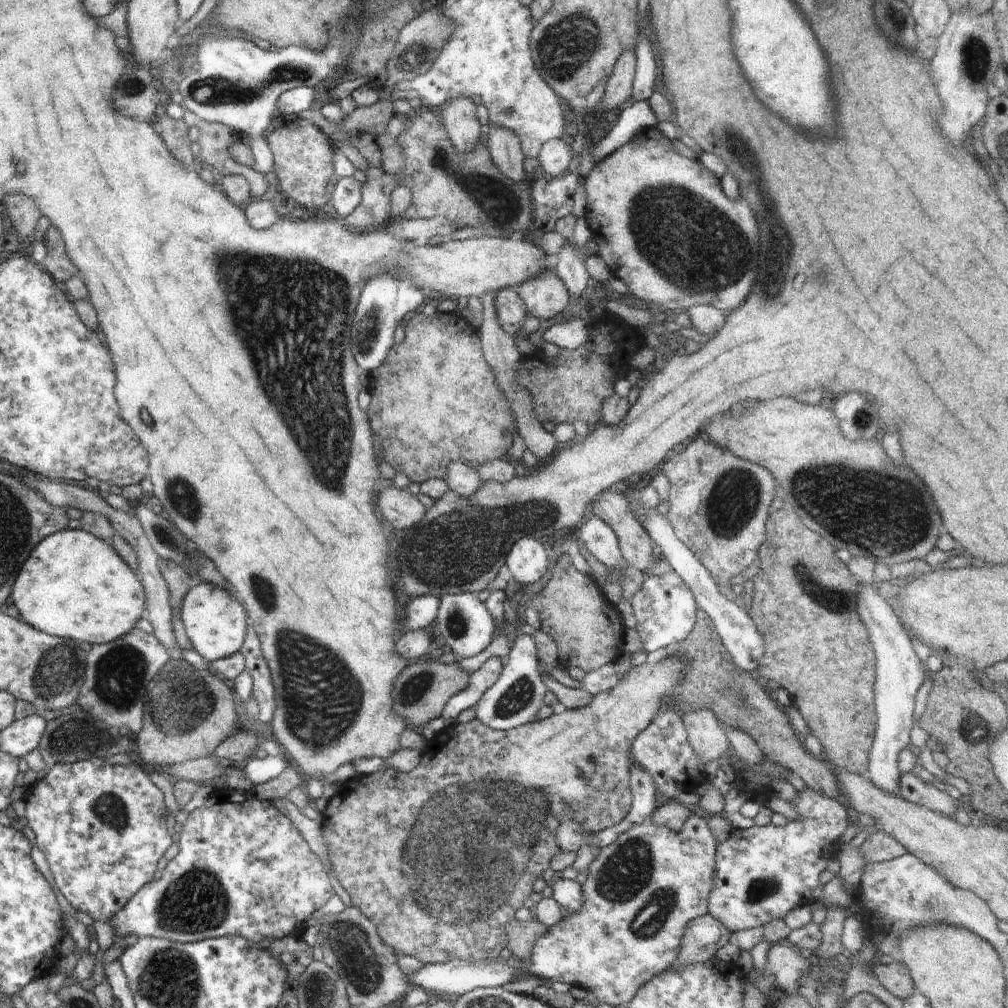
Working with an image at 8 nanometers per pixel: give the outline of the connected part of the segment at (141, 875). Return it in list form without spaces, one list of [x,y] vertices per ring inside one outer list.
[[[101,758],[95,762],[95,759],[77,762],[62,763],[51,767],[47,774],[39,778],[32,789],[24,792],[26,829],[34,838],[38,848],[44,853],[51,870],[54,882],[58,886],[58,890],[62,892],[64,898],[70,902],[76,911],[87,912],[93,920],[100,922],[108,922],[113,918],[122,907],[128,906],[128,902],[141,890],[145,884],[152,883],[154,874],[156,874],[156,864],[158,860],[164,857],[164,852],[170,848],[172,844],[172,836],[168,834],[166,828],[166,806],[164,806],[164,796],[162,792],[150,782],[150,778],[146,776],[144,770],[140,770],[138,766],[134,766],[134,761],[125,765],[112,764],[110,759]]]

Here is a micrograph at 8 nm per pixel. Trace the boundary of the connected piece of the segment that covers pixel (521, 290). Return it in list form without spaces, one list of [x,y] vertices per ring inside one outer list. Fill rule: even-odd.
[[[548,269],[516,288],[518,296],[526,305],[528,316],[536,316],[540,322],[554,318],[568,306],[570,294],[557,274]]]

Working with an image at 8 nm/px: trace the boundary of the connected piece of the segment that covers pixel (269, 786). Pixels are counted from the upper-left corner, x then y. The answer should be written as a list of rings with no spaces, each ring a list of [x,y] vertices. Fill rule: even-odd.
[[[295,765],[288,766],[276,778],[254,786],[252,792],[259,800],[272,802],[274,799],[286,797],[297,786],[303,786],[304,782],[304,775],[298,771]]]

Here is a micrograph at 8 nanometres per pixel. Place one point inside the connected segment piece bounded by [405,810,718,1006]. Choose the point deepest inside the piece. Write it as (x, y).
(643, 889)

